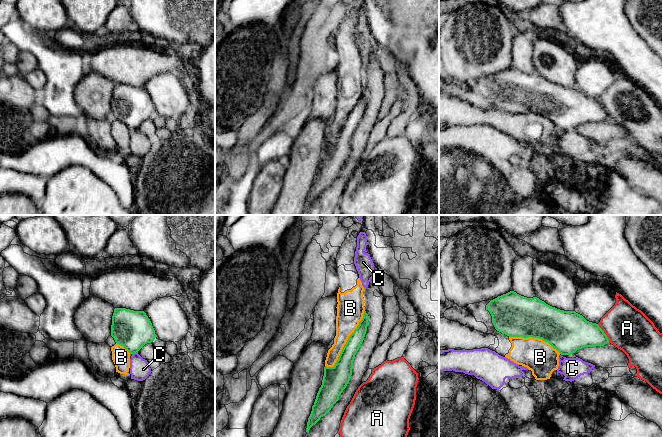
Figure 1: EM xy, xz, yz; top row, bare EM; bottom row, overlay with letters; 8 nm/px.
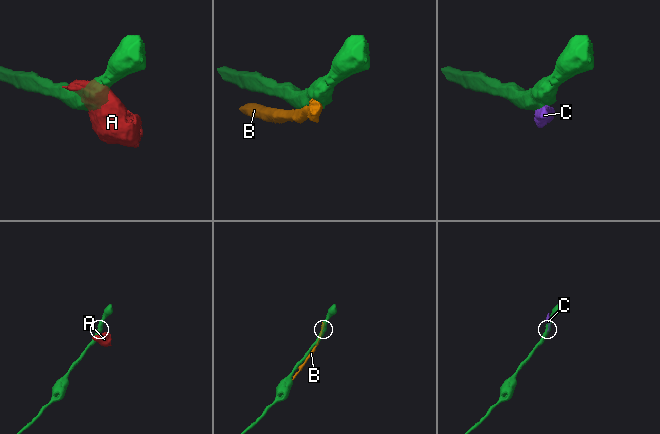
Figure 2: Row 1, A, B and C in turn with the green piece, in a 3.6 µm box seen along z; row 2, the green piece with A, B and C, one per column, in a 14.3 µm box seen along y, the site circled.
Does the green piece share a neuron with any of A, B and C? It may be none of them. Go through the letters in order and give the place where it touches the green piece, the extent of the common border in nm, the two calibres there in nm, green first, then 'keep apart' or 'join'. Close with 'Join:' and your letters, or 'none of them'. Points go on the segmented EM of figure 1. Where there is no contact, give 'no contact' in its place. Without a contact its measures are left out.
A: contact yz (604, 333); length 180 nm; calibres 280 and 360 nm; keep apart
B: contact xz (346, 342); length 550 nm; calibres 160 and 220 nm; keep apart
C: contact xy (134, 352); length 50 nm; calibres 300 and 160 nm; keep apart
Join: none of them

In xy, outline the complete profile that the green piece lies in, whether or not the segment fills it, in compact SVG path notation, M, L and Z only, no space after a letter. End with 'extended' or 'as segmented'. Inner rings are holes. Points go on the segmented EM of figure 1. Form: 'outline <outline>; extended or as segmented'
outline M115 308L112 316L111 336L130 354L156 338L152 323L144 311Z; as segmented

